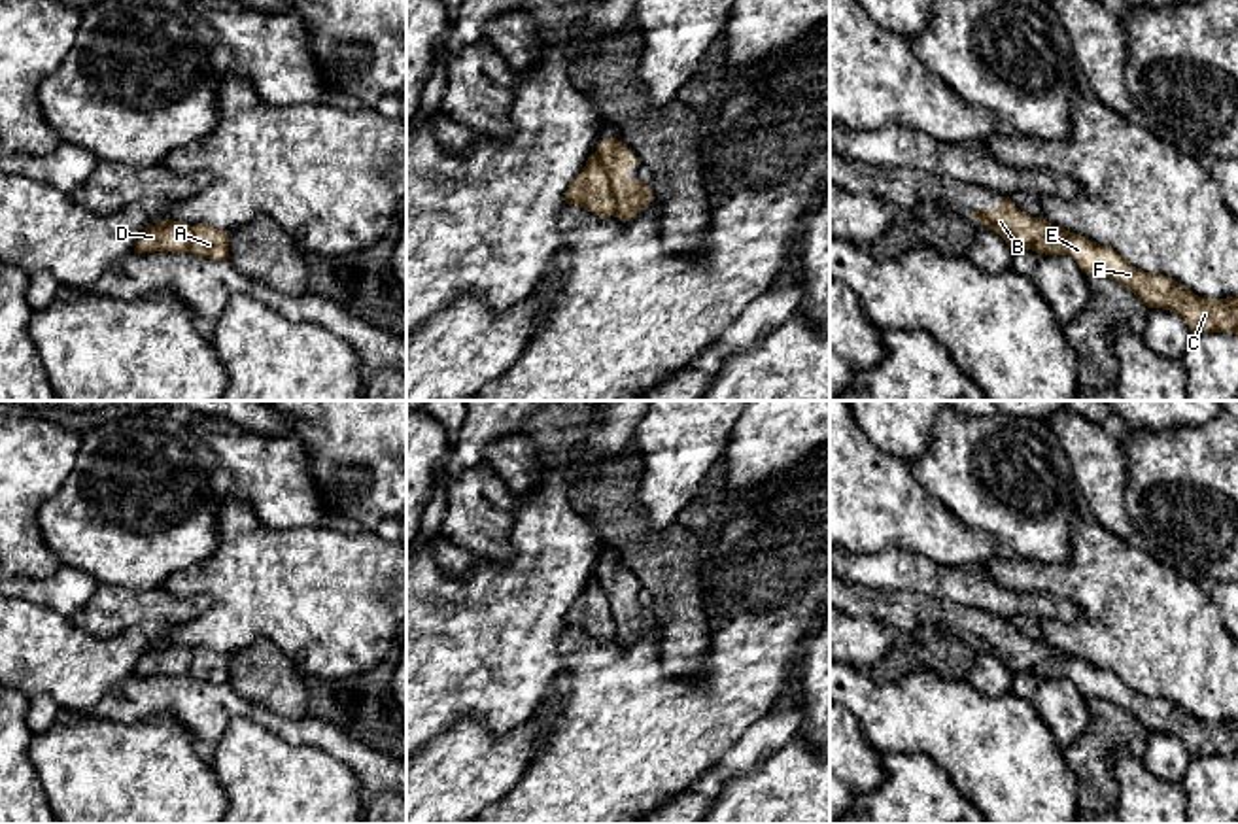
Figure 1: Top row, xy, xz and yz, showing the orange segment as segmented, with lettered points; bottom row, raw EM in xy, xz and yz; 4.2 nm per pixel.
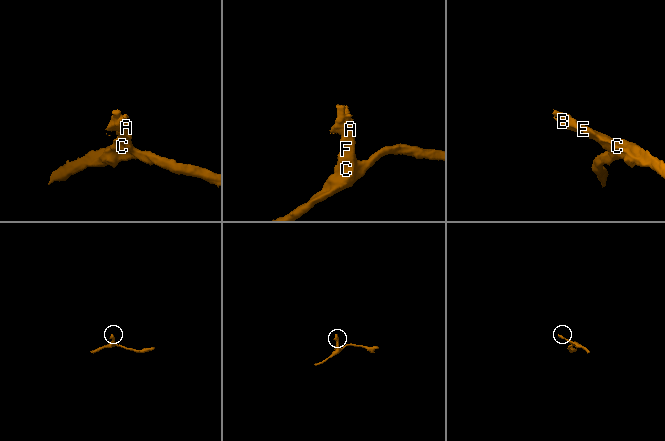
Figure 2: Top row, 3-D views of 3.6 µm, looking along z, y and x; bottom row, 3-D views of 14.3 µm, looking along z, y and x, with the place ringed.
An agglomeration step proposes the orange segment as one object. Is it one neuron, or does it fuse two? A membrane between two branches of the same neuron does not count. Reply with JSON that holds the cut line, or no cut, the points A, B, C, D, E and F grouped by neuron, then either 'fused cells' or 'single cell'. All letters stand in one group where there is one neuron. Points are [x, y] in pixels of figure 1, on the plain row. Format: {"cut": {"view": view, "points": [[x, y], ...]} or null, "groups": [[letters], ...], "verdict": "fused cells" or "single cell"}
{"cut": {"view": "xz", "points": [[594, 577], [609, 601], [615, 635]]}, "groups": [["A", "B", "C", "E", "F"], ["D"]], "verdict": "fused cells"}

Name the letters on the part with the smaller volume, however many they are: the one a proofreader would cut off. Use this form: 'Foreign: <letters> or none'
Foreign: D

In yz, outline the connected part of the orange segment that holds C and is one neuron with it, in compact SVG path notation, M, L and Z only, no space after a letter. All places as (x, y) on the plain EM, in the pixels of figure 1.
M1009 620L996 633L971 635L1013 673L1032 673L1045 678L1068 678L1087 699L1104 699L1128 711L1147 731L1179 737L1191 756L1238 758L1238 718L1202 722L1164 697L1143 695L1111 671L1081 658L1055 650L1047 641L1030 641Z

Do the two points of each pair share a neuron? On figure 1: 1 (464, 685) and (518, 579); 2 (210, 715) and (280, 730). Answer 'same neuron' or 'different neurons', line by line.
1: same neuron
2: same neuron

